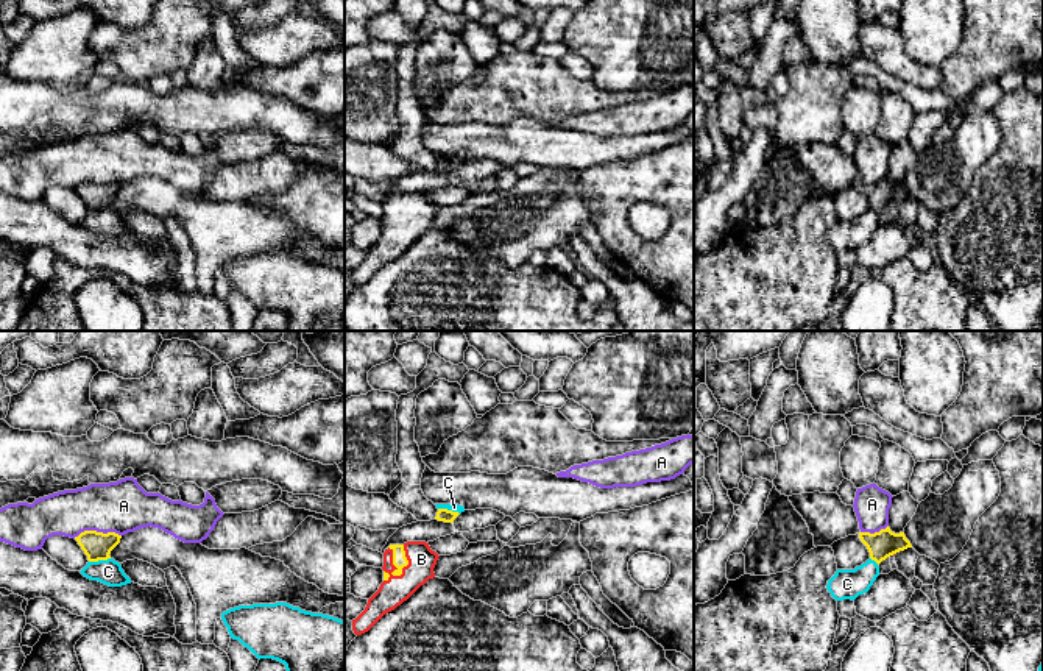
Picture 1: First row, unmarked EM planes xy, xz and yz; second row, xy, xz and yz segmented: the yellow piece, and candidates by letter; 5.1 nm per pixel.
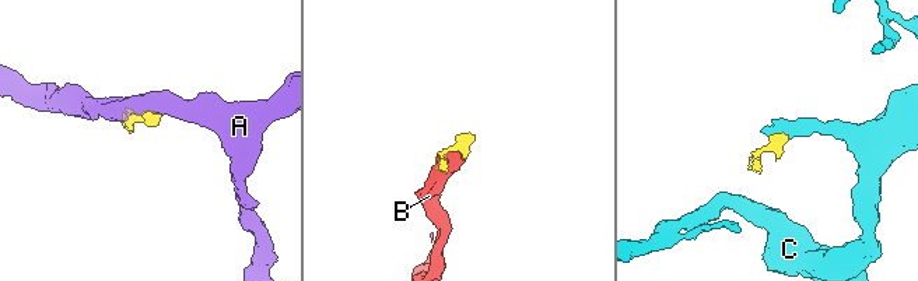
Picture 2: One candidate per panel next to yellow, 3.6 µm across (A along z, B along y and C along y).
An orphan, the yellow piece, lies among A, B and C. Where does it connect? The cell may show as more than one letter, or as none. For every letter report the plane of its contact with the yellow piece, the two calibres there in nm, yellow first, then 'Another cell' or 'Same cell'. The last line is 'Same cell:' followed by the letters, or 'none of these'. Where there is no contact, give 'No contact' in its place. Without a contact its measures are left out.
A: Touches yellow in xy. Thickness 140 nm (yellow) against 260 nm. Another cell
B: Touches yellow in xz. Thickness 80 nm (yellow) against 140 nm. Same cell
C: Touches yellow in xy. Thickness 140 nm (yellow) against 130 nm. Another cell
Same cell: B

